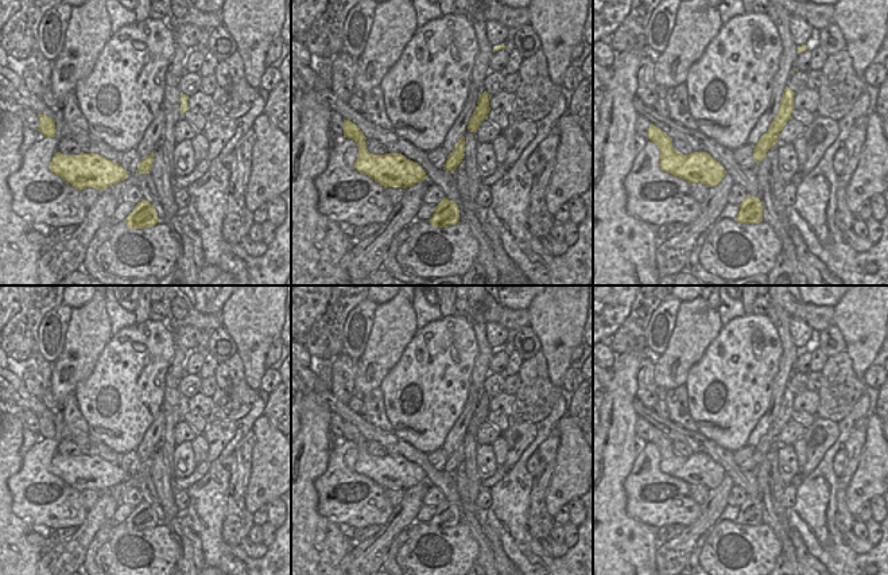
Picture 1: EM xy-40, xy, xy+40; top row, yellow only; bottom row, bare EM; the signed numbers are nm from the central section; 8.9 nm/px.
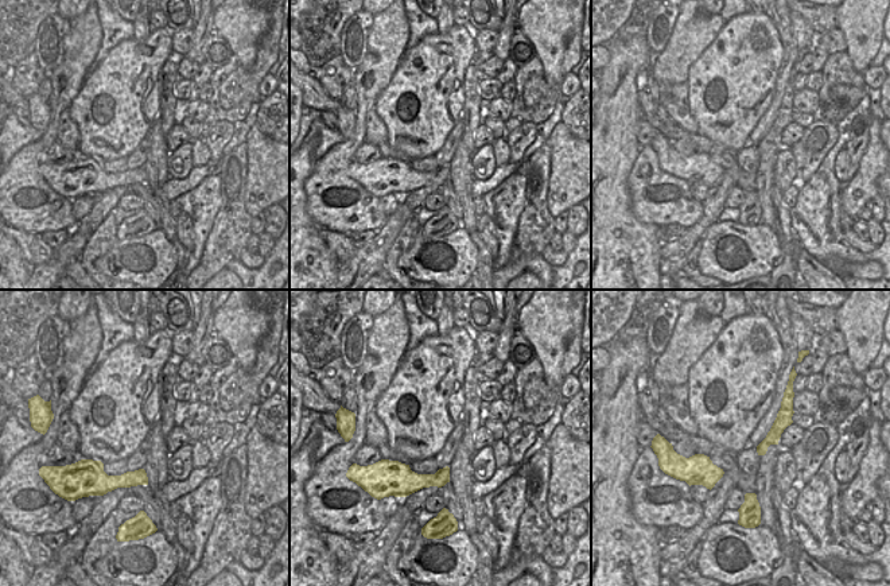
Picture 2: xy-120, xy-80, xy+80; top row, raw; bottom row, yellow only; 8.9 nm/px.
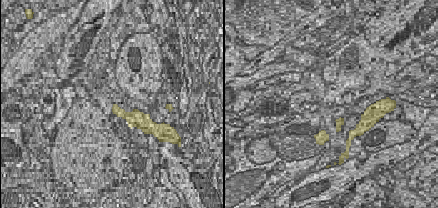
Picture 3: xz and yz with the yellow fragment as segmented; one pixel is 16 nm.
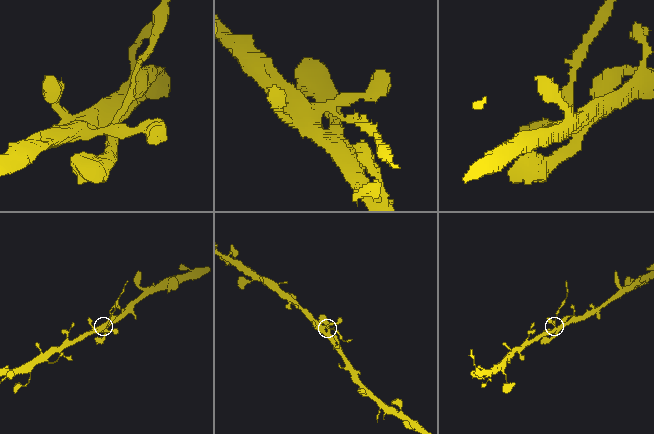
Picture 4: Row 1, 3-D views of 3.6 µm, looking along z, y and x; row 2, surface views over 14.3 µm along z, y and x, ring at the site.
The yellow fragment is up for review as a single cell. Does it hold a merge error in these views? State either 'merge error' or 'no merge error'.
merge error

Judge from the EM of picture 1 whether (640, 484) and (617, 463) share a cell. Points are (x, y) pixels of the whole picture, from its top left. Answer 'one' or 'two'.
two

